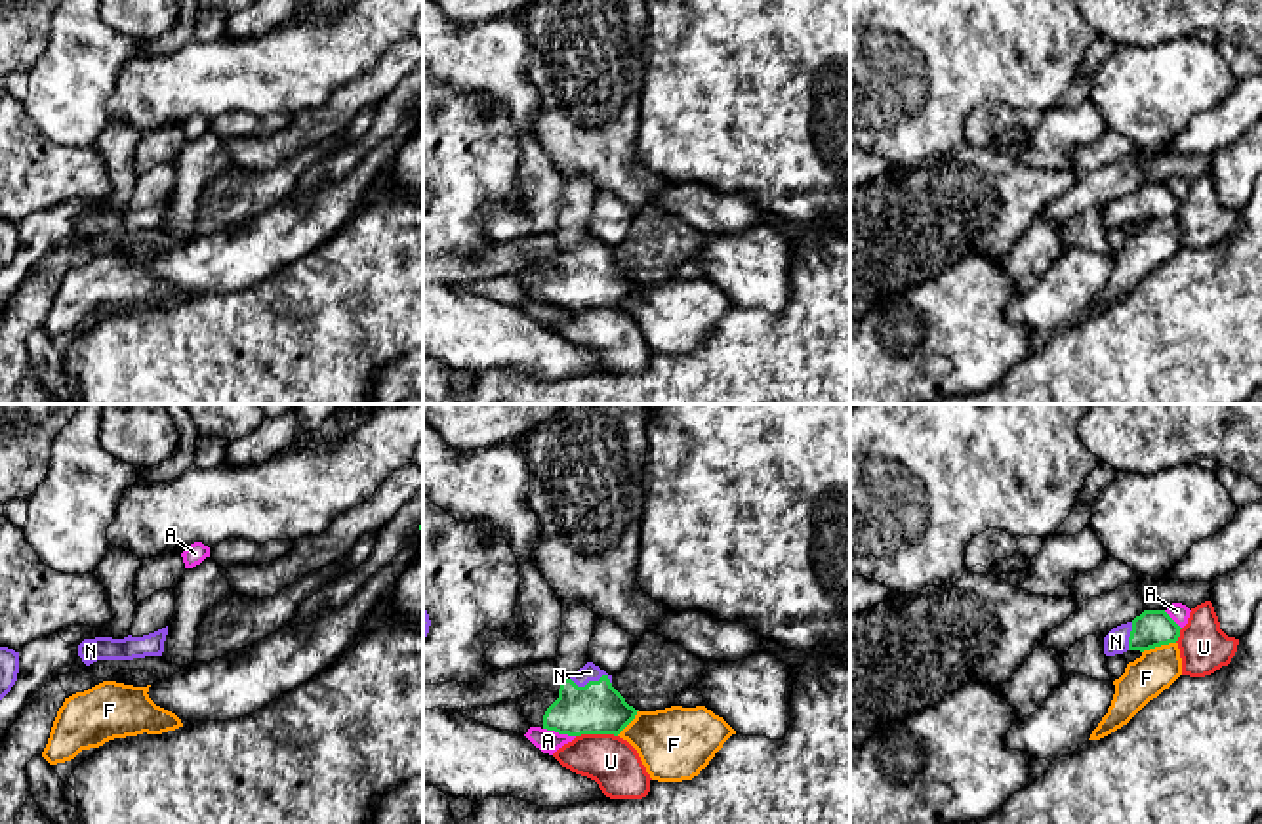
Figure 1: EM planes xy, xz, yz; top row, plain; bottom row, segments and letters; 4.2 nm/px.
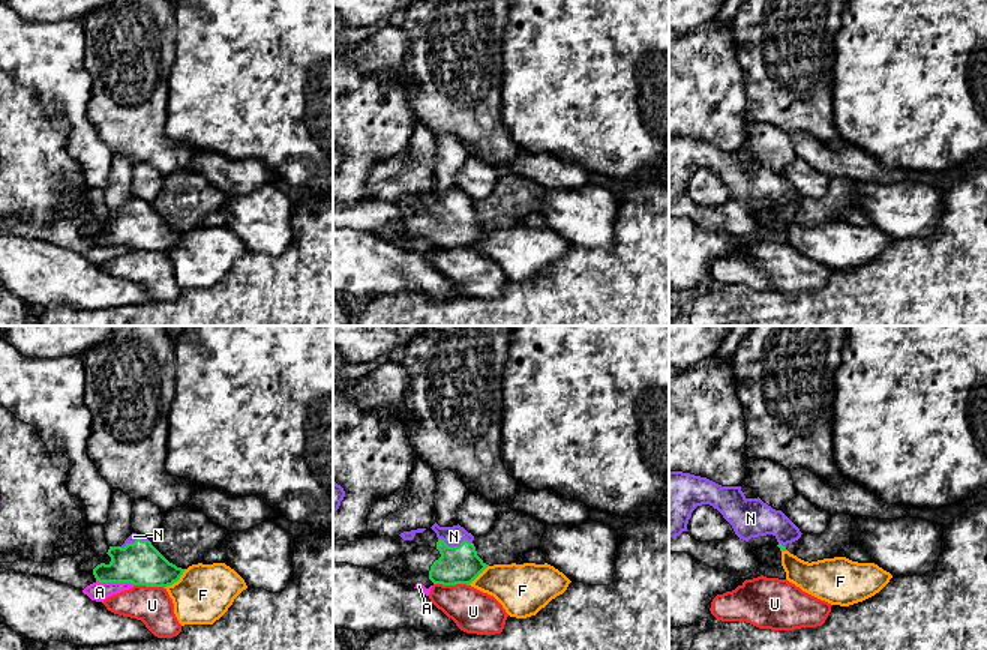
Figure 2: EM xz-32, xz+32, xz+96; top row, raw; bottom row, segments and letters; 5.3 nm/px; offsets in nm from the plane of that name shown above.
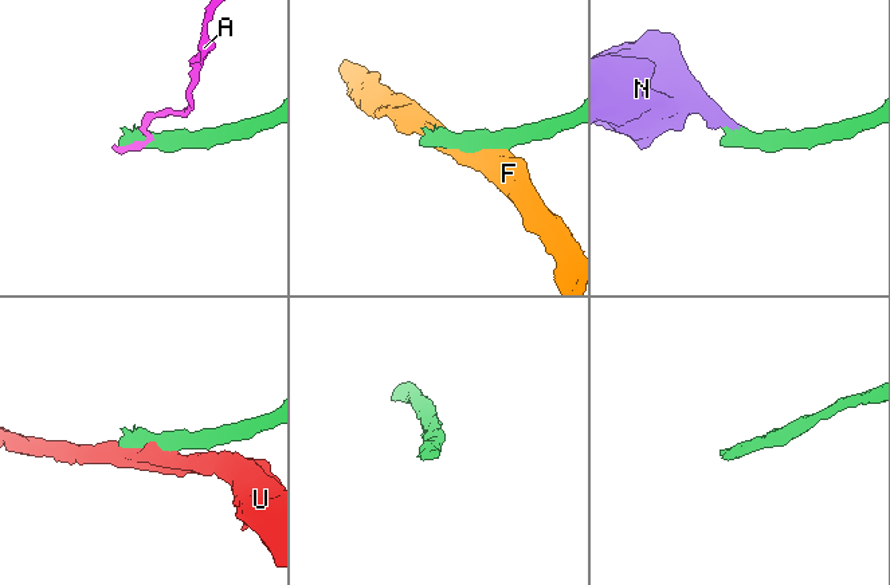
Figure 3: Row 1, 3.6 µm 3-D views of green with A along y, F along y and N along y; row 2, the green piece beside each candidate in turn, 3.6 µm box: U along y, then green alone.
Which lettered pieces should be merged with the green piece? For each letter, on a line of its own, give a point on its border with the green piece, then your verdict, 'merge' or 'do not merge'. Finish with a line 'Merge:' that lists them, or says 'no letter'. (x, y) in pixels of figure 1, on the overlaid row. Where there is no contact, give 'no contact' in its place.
A: xz (559, 733) | do not merge
F: yz (1158, 645) | do not merge
N: xz (591, 681) | merge
U: xz (595, 733) | do not merge
Merge: N

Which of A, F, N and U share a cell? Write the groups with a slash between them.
A / F / N / U

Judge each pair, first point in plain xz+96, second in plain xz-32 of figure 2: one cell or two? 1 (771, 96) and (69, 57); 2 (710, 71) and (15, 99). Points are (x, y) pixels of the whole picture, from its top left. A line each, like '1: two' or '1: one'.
1: two
2: one

